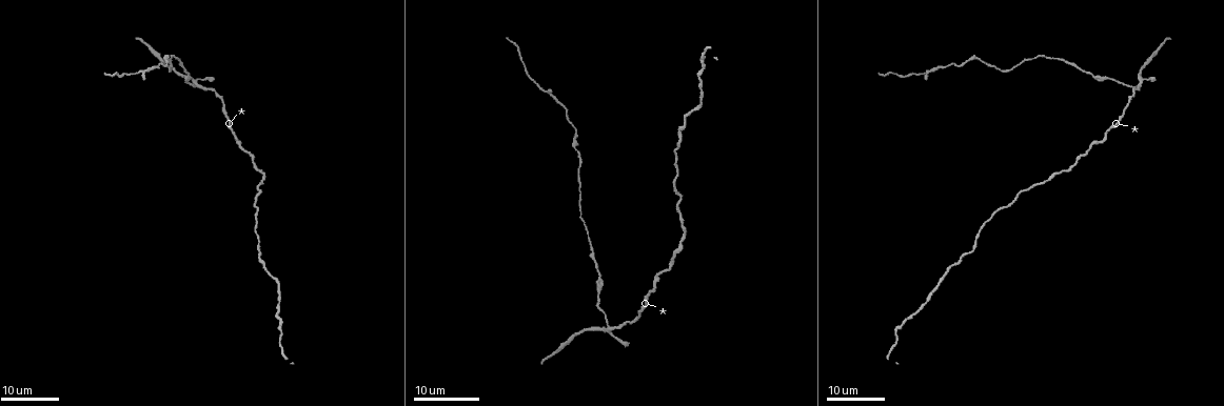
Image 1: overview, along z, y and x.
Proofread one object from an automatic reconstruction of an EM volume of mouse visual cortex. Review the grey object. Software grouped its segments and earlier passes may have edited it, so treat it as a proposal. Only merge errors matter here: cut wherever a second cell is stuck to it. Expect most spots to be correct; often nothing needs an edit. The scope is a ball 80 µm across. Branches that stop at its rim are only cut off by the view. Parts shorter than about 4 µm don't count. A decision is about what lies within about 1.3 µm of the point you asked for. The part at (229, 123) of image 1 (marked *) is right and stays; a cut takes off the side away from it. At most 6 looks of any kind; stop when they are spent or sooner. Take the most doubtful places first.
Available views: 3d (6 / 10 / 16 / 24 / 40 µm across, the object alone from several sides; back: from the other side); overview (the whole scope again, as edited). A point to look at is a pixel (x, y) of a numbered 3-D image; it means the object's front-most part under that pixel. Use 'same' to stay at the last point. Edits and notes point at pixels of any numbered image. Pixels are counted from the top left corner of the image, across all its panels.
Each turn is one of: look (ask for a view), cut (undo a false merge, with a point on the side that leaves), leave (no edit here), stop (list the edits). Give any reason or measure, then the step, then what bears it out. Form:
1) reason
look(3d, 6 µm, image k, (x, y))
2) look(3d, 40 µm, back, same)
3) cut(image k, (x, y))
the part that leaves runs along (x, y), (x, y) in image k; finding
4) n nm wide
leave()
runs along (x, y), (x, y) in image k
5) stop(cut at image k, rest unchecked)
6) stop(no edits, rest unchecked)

three arms meet
look(3d, 16 µm, image 1, (608, 328))

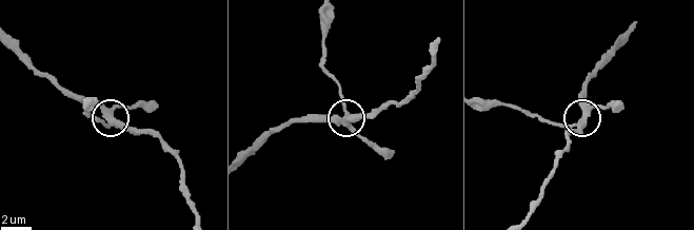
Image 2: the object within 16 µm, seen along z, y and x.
look(3d, 10 µm, image 2, (346, 114))

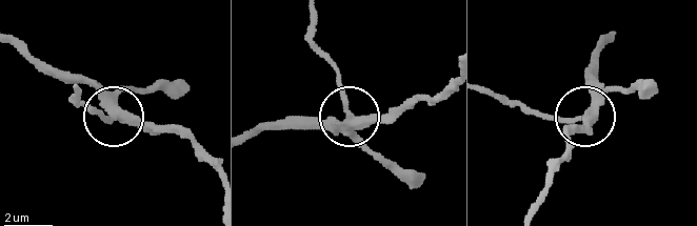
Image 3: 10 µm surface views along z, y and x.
3 arms
leave()
runs along (447, 84), (430, 98), (370, 118), (311, 124) in image 3; one cell here

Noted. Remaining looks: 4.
thick turns thin
look(3d, 24 µm, image 1, (597, 261))

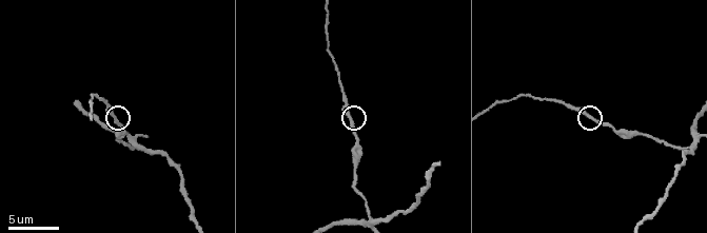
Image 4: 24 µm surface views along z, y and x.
look(3d, 10 µm, image 4, (349, 116))

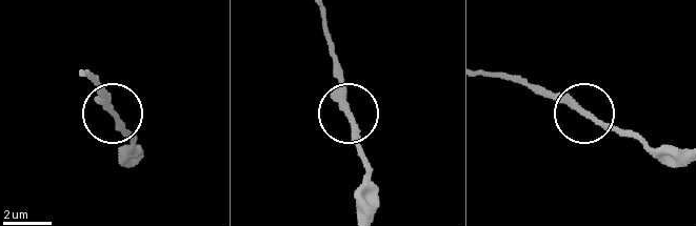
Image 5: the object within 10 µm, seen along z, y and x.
leave()
runs along (365, 210), (365, 162), (335, 56) in image 5; all the same cell

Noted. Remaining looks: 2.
calibre changes
look(3d, 24 µm, image 1, (1091, 141))

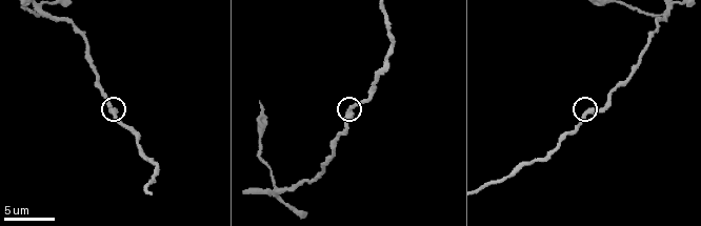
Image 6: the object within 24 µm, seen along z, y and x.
look(3d, 6 µm, image 6, (588, 114))

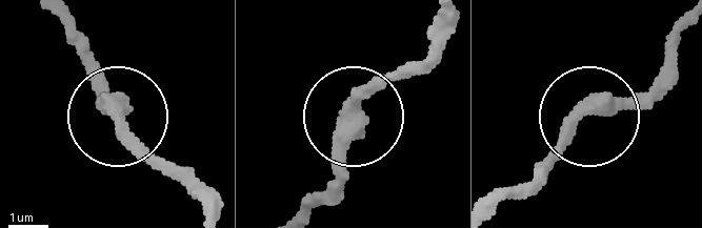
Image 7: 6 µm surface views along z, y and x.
leave()
runs along (683, 35), (663, 76), (582, 119), (525, 192) in image 7; all the same cell

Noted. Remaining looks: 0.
stop(no edits, rest unchecked)

